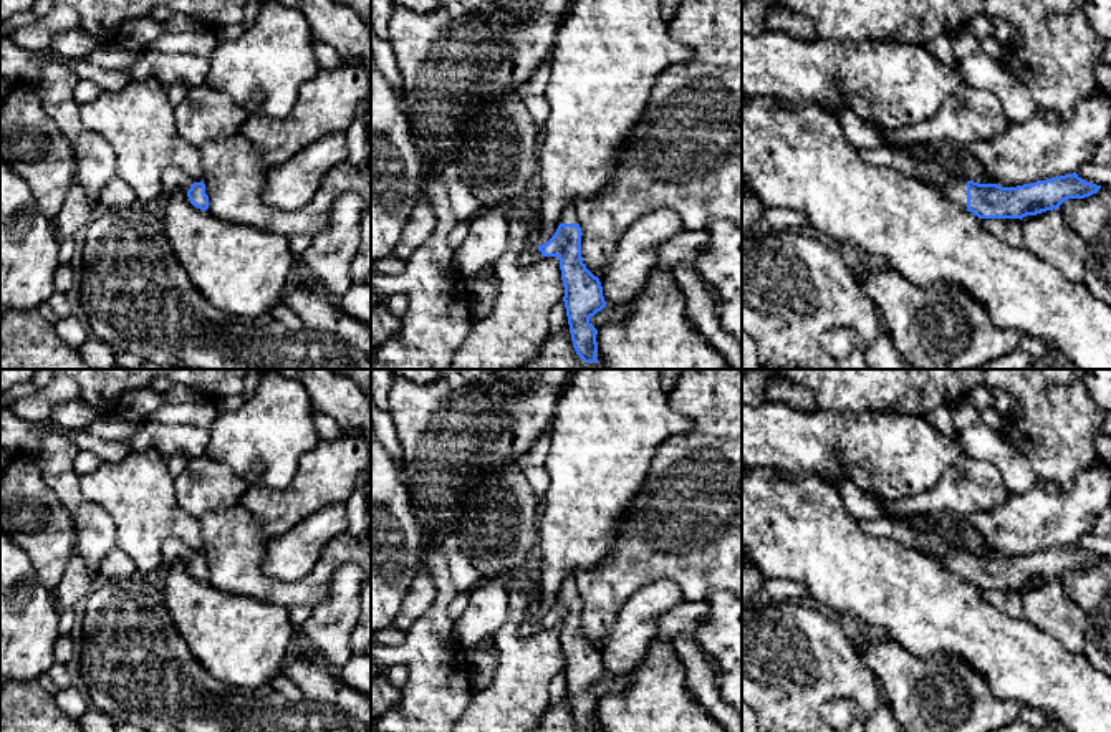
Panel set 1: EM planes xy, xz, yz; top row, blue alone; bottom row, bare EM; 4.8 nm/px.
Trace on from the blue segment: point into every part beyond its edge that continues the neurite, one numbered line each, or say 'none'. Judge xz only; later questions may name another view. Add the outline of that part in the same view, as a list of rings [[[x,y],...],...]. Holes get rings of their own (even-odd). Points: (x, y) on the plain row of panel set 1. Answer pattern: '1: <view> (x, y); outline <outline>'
1: xz (570, 587); outline [[[573,575],[566,576],[560,588],[560,595],[578,595],[578,583]]]

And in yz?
1: yz (956, 560); outline [[[960,548],[960,550],[952,550],[947,556],[944,556],[940,560],[940,563],[957,573],[960,578],[967,580],[967,550]]]

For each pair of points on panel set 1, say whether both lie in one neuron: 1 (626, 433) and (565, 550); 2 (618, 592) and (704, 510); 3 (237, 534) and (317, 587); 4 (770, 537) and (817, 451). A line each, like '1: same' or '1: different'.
1: same
2: same
3: same
4: different

